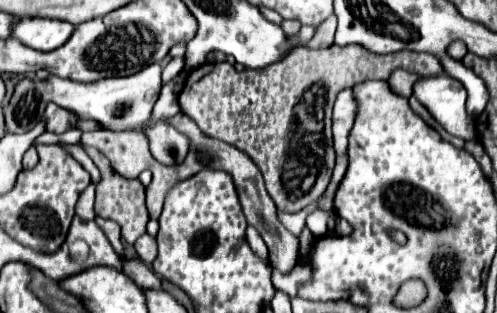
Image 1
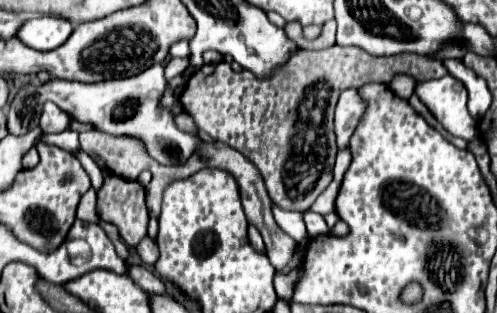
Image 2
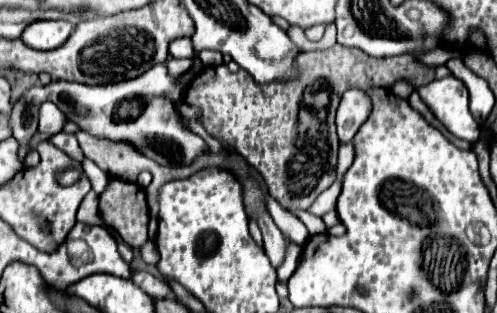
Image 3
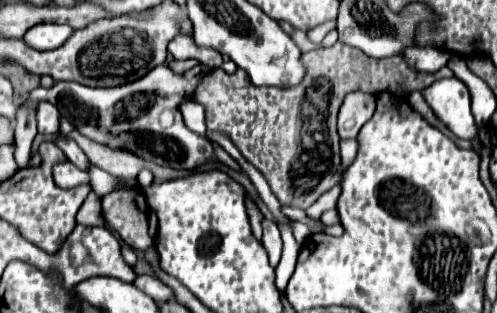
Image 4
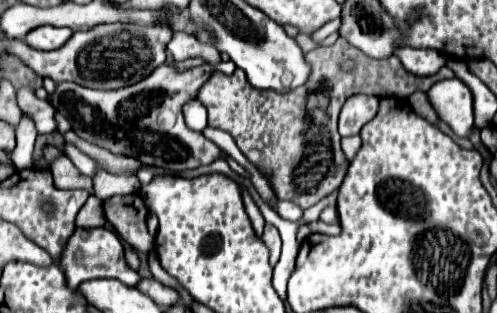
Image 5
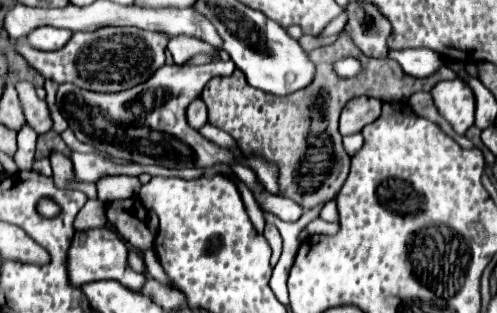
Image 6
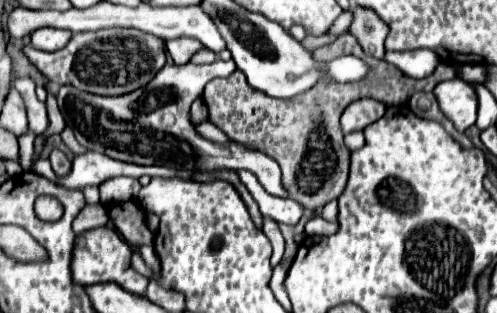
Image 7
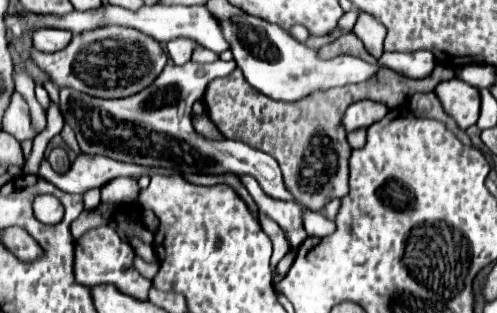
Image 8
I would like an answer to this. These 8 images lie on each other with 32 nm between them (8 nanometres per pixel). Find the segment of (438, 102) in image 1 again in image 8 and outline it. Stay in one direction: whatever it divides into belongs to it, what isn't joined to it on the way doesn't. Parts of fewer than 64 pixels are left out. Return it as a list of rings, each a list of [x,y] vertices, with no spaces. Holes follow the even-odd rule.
[[[452,78],[448,82],[440,82],[434,92],[442,102],[444,112],[456,120],[460,130],[476,124],[480,114],[480,94],[476,88],[464,84],[460,78]]]

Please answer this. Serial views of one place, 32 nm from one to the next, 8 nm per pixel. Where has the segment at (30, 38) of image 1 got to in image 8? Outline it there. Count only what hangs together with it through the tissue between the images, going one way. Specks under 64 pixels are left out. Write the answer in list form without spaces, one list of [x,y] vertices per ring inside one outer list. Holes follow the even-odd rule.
[[[40,28],[34,32],[34,48],[42,52],[58,52],[68,46],[72,34],[68,30],[58,30],[58,28]]]

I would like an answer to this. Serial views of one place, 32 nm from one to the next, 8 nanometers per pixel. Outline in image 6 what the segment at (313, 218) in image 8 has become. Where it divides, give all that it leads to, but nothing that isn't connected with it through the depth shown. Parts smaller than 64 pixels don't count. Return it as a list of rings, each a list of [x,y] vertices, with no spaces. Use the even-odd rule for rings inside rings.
[[[314,220],[314,222],[310,222],[308,224],[308,232],[310,234],[336,234],[340,230],[340,226],[334,222],[334,224],[330,224],[330,222],[324,222],[324,220]]]

